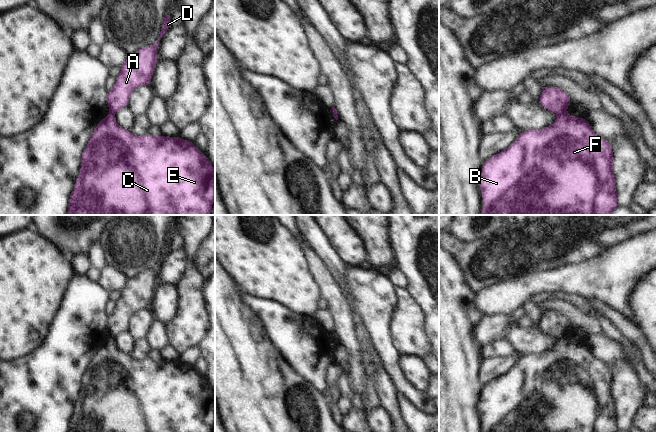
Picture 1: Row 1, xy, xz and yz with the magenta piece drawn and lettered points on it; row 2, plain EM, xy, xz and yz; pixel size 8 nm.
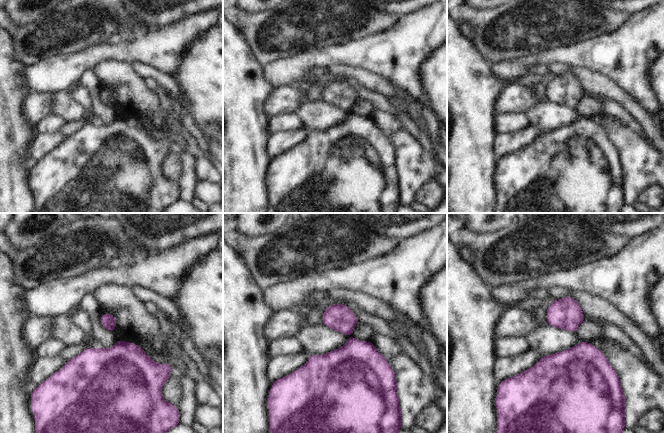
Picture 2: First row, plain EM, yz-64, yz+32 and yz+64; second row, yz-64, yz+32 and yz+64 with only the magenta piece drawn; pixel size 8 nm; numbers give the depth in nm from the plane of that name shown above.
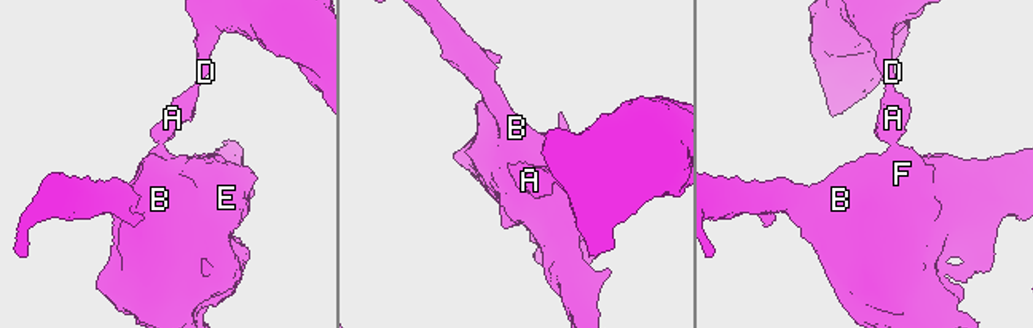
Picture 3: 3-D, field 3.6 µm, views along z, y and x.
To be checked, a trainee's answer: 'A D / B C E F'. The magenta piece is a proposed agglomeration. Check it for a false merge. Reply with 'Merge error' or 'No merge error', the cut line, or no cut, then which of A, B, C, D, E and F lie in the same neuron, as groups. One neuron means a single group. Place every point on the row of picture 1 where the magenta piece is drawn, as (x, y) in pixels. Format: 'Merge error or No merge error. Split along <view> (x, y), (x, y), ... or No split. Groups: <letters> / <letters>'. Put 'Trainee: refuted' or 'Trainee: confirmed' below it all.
Merge error. Split along yz (564, 111), (559, 115). Groups: A D / B C E F
Trainee: confirmed

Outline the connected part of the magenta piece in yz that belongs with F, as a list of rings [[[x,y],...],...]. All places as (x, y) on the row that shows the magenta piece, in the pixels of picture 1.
[[[566,112],[561,113],[552,125],[543,129],[520,131],[518,139],[508,148],[485,161],[479,185],[483,199],[481,215],[611,215],[619,207],[613,174],[613,149],[610,142],[599,137],[586,118],[578,118]]]

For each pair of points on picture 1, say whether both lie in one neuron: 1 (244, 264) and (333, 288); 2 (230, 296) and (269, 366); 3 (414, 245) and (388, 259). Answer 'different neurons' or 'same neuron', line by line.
1: different neurons
2: same neuron
3: different neurons

